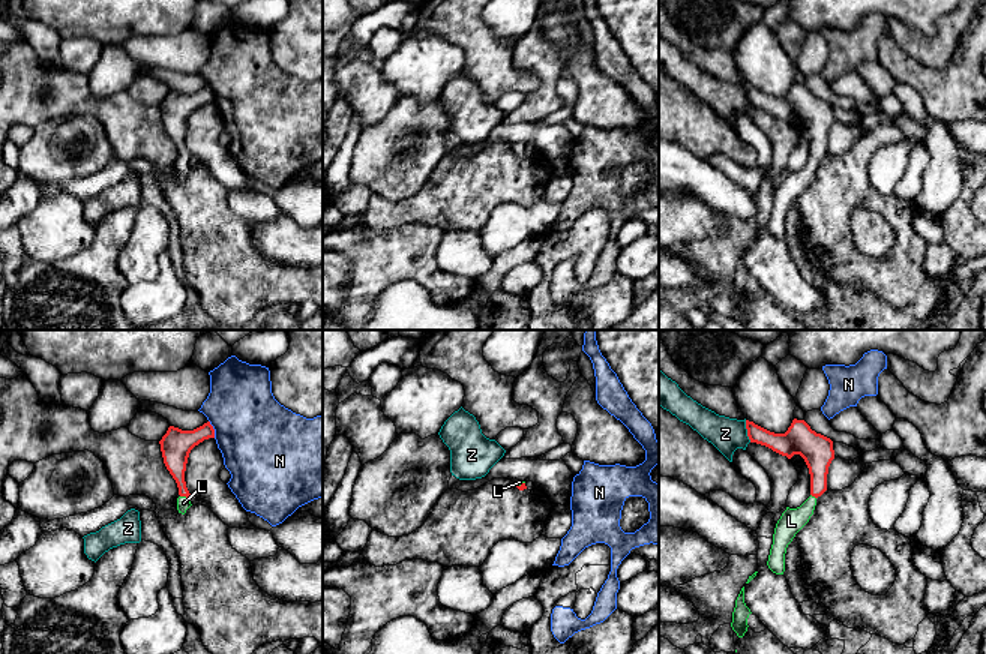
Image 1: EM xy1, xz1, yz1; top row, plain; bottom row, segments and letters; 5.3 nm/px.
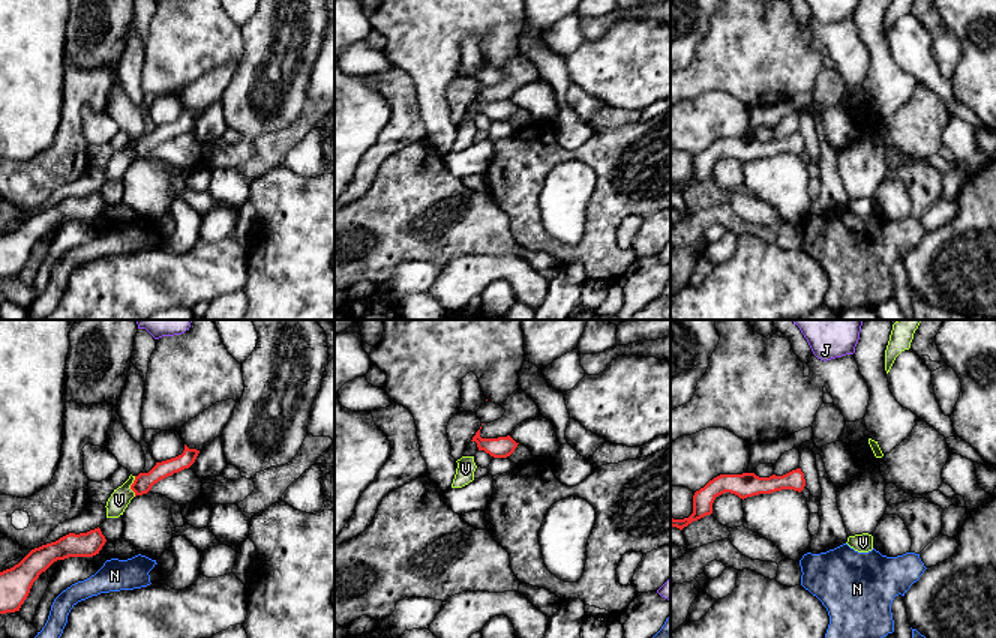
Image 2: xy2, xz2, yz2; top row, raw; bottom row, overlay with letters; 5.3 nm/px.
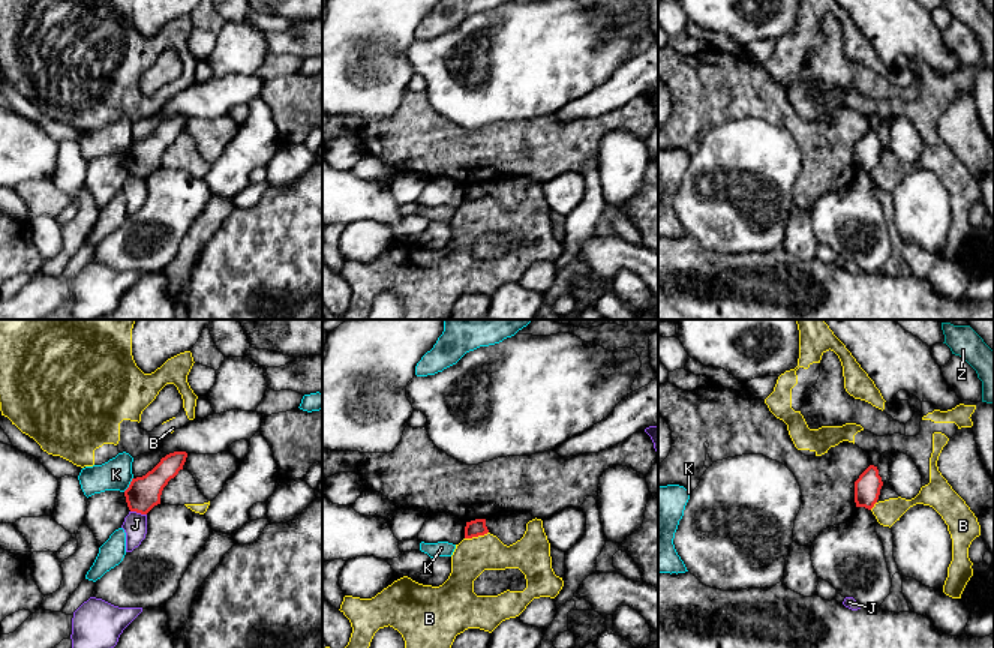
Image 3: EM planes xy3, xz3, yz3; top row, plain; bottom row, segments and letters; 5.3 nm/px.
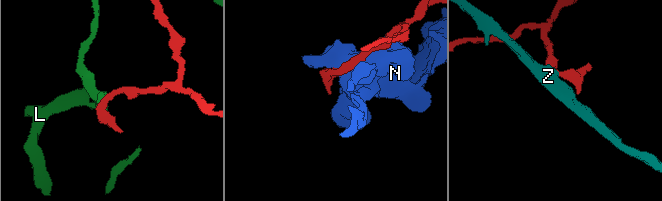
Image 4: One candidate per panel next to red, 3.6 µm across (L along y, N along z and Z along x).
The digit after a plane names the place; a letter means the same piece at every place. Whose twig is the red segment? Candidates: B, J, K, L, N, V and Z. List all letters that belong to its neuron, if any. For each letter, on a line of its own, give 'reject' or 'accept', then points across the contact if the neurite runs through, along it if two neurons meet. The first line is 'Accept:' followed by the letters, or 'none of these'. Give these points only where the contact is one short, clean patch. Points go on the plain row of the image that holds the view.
Accept: L
B: reject | along xz3 (488, 195), (465, 203)
J: reject | along xy3 (131, 174), (146, 179)
K: reject | along xy3 (132, 141), (123, 155)
L: accept | across xy1 (176, 114), (177, 138), (185, 159), (183, 167)
N: reject | along xy1 (209, 84), (215, 101)
V: reject | along xy2 (135, 140), (131, 149), (134, 159)
Z: reject | along yz1 (745, 84), (751, 105)

